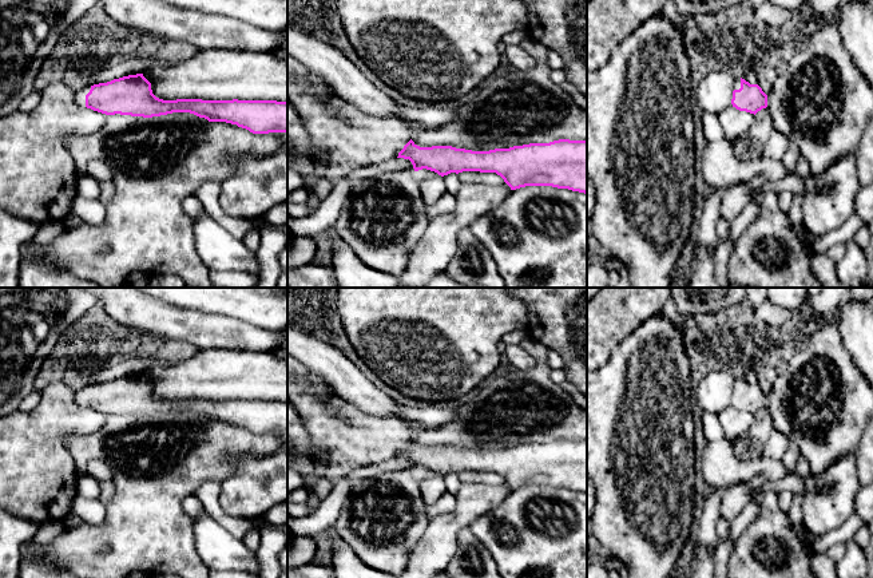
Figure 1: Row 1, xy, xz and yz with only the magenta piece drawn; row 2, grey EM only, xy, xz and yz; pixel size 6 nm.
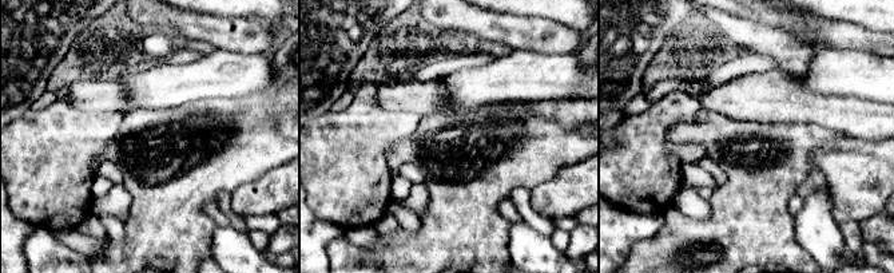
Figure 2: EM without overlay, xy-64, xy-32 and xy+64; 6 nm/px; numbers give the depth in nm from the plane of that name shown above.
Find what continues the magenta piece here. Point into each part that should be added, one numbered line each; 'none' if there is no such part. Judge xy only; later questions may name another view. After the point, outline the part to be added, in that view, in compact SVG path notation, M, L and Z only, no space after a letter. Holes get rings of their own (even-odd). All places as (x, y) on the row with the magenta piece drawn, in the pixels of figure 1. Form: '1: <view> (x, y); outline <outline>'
1: xy (79, 95); outline M84 87L84 88L79 90L79 91L74 91L75 100L82 107L86 107L86 95L90 92L90 90L91 90L91 87Z

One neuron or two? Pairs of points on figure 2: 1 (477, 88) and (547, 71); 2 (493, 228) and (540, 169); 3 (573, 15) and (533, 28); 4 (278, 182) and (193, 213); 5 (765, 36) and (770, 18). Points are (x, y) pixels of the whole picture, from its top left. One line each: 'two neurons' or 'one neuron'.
1: one neuron
2: one neuron
3: two neurons
4: two neurons
5: two neurons

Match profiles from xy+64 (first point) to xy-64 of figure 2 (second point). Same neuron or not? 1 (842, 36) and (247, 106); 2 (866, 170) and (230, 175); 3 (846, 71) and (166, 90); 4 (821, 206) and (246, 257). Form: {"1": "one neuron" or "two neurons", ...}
{"1": "two neurons", "2": "two neurons", "3": "one neuron", "4": "one neuron"}

